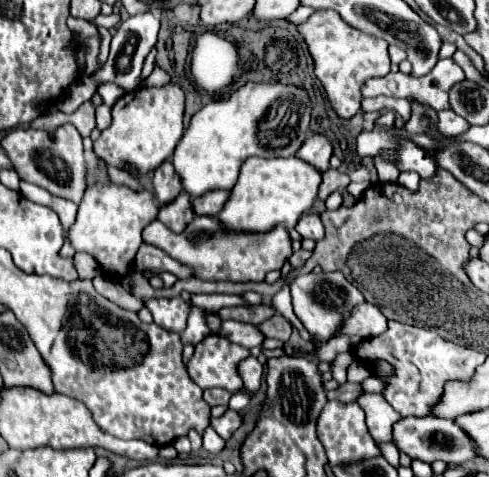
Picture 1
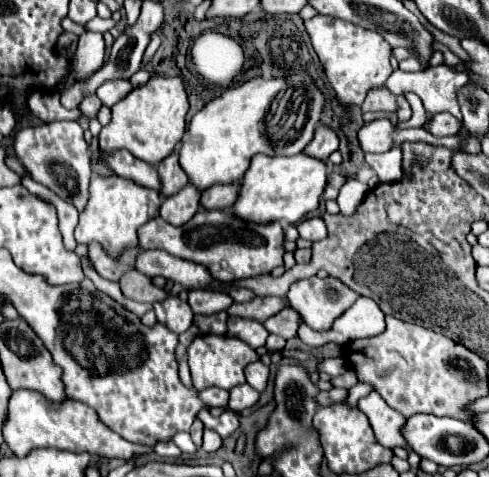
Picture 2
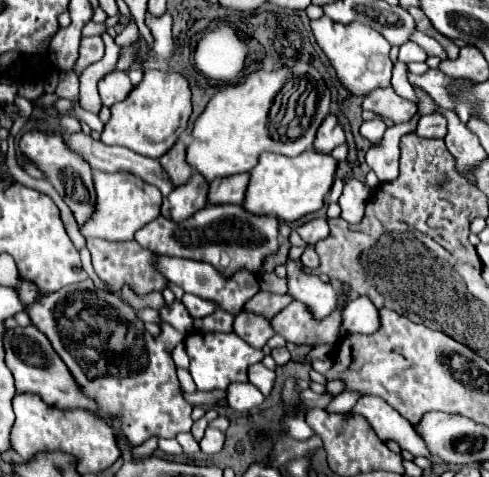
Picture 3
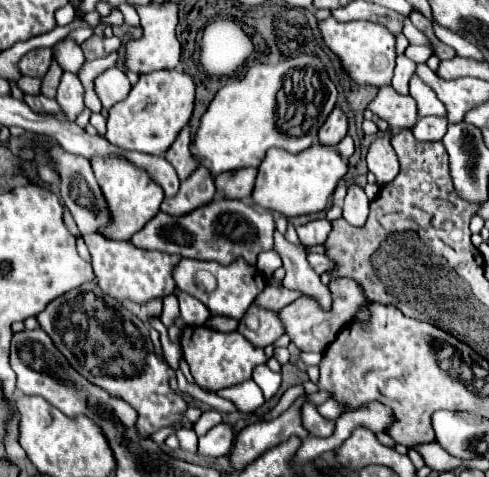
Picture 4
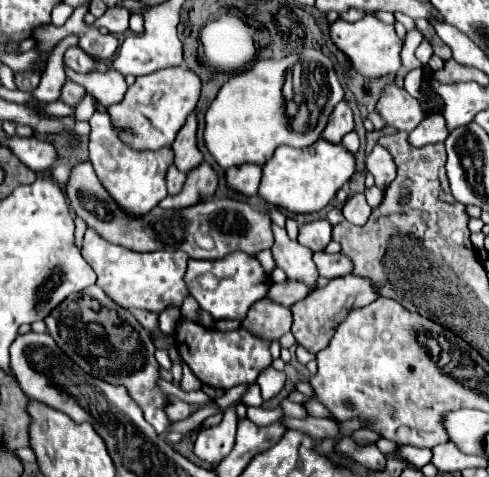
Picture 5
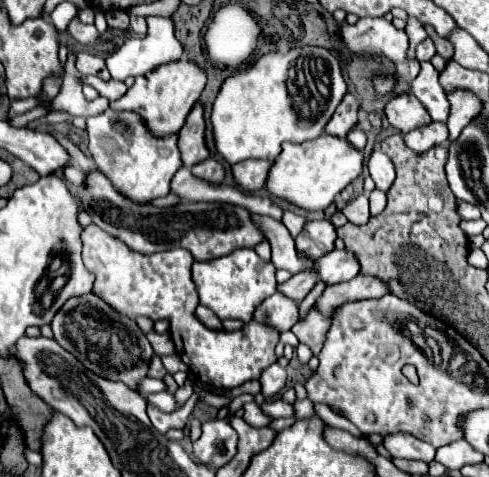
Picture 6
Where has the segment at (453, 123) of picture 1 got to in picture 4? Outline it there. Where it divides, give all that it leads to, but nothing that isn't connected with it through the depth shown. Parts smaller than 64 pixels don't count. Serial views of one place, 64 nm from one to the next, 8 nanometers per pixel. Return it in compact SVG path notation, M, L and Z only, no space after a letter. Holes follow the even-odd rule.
M426 116L426 118L420 118L416 122L416 126L412 128L412 132L414 132L416 140L420 140L420 142L432 142L432 140L442 140L444 138L446 126L448 126L446 118Z

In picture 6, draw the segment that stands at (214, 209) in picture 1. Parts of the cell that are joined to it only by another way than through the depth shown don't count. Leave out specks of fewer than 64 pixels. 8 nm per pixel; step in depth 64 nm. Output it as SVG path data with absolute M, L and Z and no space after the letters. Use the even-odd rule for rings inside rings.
M244 160L240 164L232 166L232 176L234 182L244 190L244 192L258 192L266 184L266 176L270 170L272 162L270 160Z

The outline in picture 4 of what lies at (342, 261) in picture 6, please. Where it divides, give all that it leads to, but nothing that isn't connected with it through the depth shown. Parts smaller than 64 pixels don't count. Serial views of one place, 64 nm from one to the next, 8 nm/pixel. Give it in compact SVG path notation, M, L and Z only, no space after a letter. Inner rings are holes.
M308 254L308 262L312 264L312 268L318 272L318 274L324 274L332 264L330 260L324 256L324 254Z

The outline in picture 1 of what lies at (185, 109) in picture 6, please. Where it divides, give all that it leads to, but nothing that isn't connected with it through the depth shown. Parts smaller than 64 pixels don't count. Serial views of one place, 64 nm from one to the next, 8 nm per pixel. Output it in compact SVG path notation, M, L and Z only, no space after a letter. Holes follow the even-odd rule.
M176 84L162 88L136 88L124 94L112 106L112 124L102 130L94 142L94 154L108 166L118 168L120 164L132 164L136 172L152 172L164 160L168 160L182 136L182 114L184 114L184 92Z

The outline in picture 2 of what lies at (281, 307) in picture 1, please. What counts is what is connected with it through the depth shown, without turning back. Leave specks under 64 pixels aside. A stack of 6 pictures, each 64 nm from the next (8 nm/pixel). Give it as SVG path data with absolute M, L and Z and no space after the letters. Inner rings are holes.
M358 298L348 312L344 312L332 326L332 330L320 332L311 329L304 322L300 324L298 336L309 347L322 346L329 342L346 344L356 338L370 338L374 334L384 332L384 314L382 310L368 298Z

